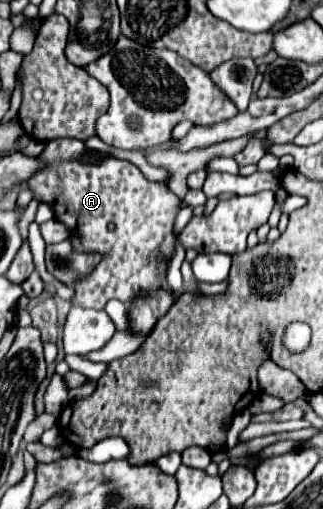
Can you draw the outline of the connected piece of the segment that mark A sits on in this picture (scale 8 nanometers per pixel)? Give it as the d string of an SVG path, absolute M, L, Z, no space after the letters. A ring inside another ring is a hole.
M53 139L47 143L41 159L47 161L47 169L39 171L33 179L29 179L29 187L37 201L51 205L55 219L67 225L71 235L81 237L81 249L83 251L97 251L103 253L103 261L95 267L95 271L81 279L75 285L75 299L73 305L85 307L85 309L103 309L109 299L119 299L125 305L131 303L131 299L139 291L147 289L159 289L165 285L165 273L167 263L175 247L173 237L173 221L177 215L179 199L169 191L163 183L151 183L143 177L143 173L129 161L123 159L105 159L101 167L85 167L83 163L77 163L77 155L85 151L83 141L73 139ZM113 223L115 229L109 231L107 225Z

